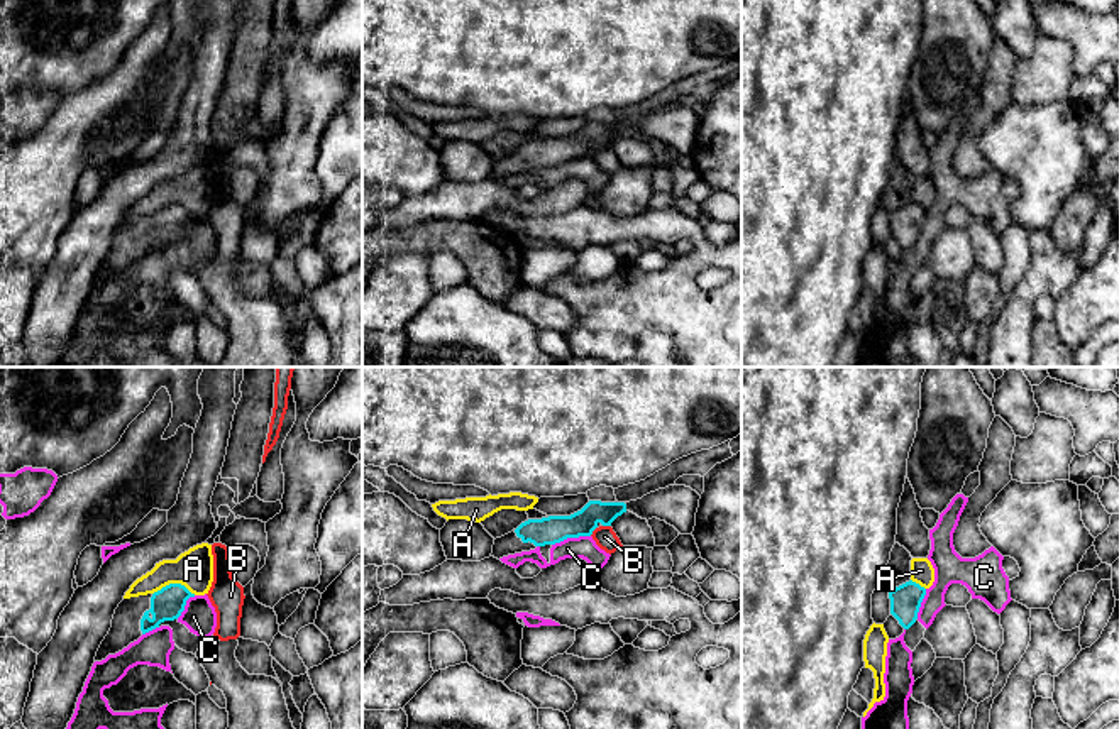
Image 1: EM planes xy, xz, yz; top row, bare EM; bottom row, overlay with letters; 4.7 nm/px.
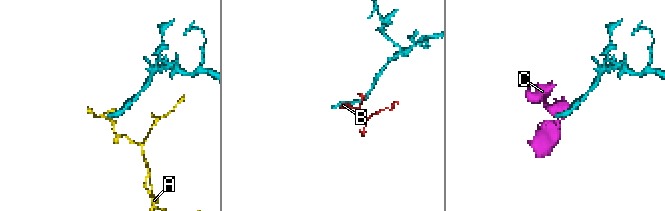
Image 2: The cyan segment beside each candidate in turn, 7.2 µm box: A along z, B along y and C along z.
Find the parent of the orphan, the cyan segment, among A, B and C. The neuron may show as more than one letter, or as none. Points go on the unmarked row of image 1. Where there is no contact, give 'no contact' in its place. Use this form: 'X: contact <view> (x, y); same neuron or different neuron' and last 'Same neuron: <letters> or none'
A: contact xy (175, 205); different neuron
B: contact xz (593, 151); different neuron
C: contact xz (571, 158); different neuron
Same neuron: none

